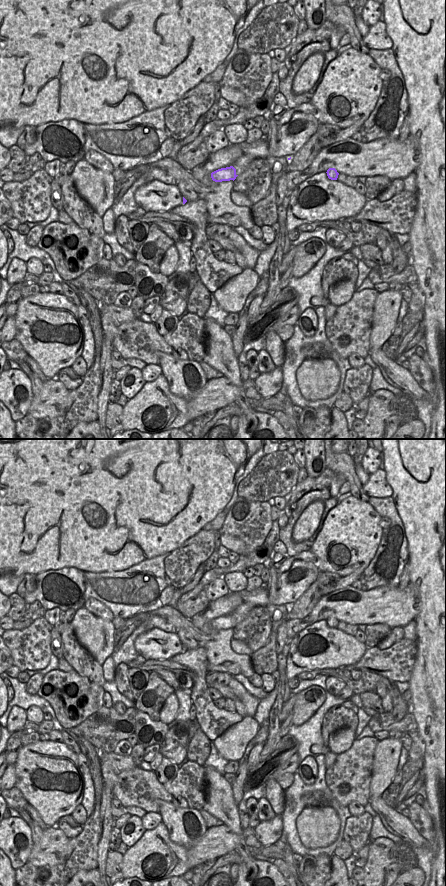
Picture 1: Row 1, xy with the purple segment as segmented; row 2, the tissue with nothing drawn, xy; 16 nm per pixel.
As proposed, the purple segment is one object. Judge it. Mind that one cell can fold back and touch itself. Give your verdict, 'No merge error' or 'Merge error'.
No merge error.

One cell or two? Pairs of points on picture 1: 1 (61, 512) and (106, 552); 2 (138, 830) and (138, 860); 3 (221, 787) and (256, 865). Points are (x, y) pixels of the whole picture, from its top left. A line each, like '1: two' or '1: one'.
1: one
2: two
3: one

